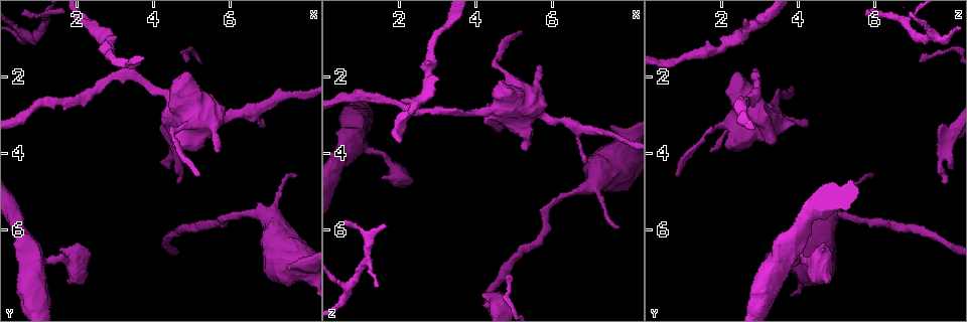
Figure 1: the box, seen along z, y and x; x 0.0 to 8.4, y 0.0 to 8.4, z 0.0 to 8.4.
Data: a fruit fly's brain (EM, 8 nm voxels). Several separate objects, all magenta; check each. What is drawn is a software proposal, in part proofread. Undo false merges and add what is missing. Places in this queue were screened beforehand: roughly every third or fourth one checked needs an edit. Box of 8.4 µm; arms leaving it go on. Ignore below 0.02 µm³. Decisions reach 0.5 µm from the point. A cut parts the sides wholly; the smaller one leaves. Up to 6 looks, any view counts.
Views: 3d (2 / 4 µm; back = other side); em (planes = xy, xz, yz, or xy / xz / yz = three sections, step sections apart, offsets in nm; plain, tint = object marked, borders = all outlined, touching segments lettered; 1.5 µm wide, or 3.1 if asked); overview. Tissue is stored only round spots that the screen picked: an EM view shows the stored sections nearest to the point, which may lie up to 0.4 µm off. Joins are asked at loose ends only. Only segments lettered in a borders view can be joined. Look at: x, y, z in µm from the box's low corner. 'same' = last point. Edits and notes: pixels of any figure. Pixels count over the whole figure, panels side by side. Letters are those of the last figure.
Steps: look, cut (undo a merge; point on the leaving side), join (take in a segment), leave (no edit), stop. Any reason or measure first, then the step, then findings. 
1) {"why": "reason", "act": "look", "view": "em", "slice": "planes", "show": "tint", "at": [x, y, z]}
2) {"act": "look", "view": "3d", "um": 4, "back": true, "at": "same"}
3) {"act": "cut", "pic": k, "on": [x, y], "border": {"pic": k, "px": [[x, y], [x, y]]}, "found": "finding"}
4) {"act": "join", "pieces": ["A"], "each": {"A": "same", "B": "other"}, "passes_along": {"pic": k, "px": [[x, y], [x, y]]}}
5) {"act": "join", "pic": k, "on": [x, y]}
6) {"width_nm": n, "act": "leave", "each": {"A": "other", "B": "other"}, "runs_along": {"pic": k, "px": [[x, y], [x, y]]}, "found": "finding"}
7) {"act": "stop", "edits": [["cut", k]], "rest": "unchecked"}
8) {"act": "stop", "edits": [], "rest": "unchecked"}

{"why": "thin end", "act": "look", "view": "em", "slice": "planes", "show": "borders", "at": [7.65, 4.55, 5.95]}

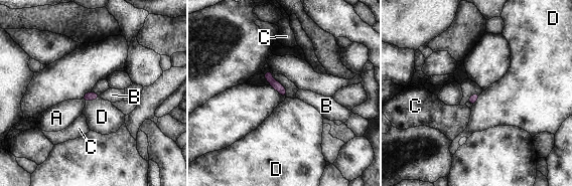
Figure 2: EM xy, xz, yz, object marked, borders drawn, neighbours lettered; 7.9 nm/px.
{"act": "join", "pieces": ["B"], "each": {"A": "other", "B": "same", "C": "other", "D": "other"}, "passes_along": {"pic": 2, "px": [[89, 96], [100, 97], [112, 95]]}, "found": "it goes on there"}

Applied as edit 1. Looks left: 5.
{"why": "tapers out", "act": "look", "view": "em", "slice": "xy", "step": 8, "show": "borders", "at": [6.85, 3.25, 4.20]}

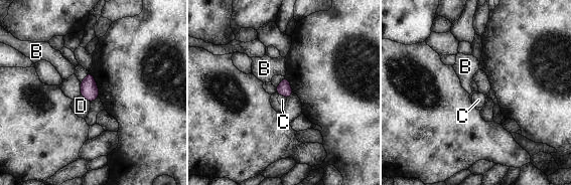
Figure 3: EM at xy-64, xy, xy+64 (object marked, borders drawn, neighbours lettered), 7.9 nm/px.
{"act": "look", "view": "em", "slice": "planes", "show": "borders", "at": "same"}

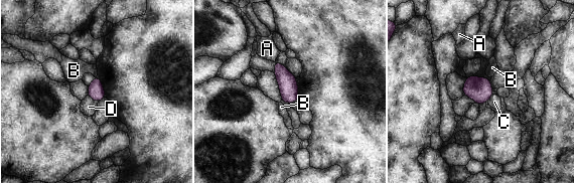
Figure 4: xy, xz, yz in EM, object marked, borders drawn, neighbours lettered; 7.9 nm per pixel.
{"width_nm": 120, "act": "leave", "each": {"A": "other", "B": "other", "C": "other", "D": "other"}, "border": {"pic": 4, "px": [[88, 95], [98, 102]]}, "found": "none of them fits"}

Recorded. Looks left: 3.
{"why": "free end", "act": "look", "view": "em", "slice": "yz", "step": 8, "show": "borders", "at": [4.70, 4.75, 7.85]}

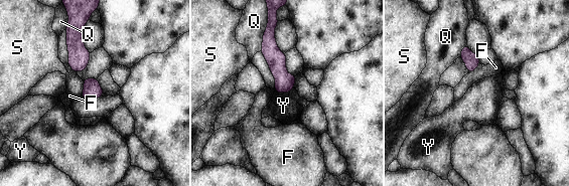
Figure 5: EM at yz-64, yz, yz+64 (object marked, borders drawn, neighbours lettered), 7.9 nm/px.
{"act": "look", "view": "em", "slice": "planes", "show": "borders", "at": "same"}

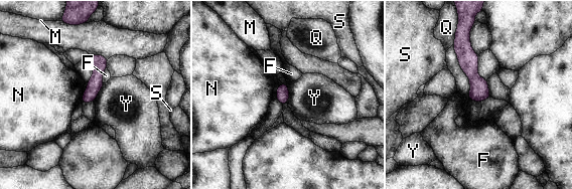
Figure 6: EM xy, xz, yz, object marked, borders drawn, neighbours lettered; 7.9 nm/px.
{"longest_contact_nm": ["Y", 150], "act": "leave", "each": {"F": "other", "M": "other", "N": "other", "Q": "other", "S": "other", "Y": "other"}, "runs_along": {"pic": 6, "px": [[466, 38], [478, 99]]}, "found": "none of them fits"}

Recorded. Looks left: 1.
{"act": "stop", "edits": [["join", 2]], "rest": "unchecked"}

